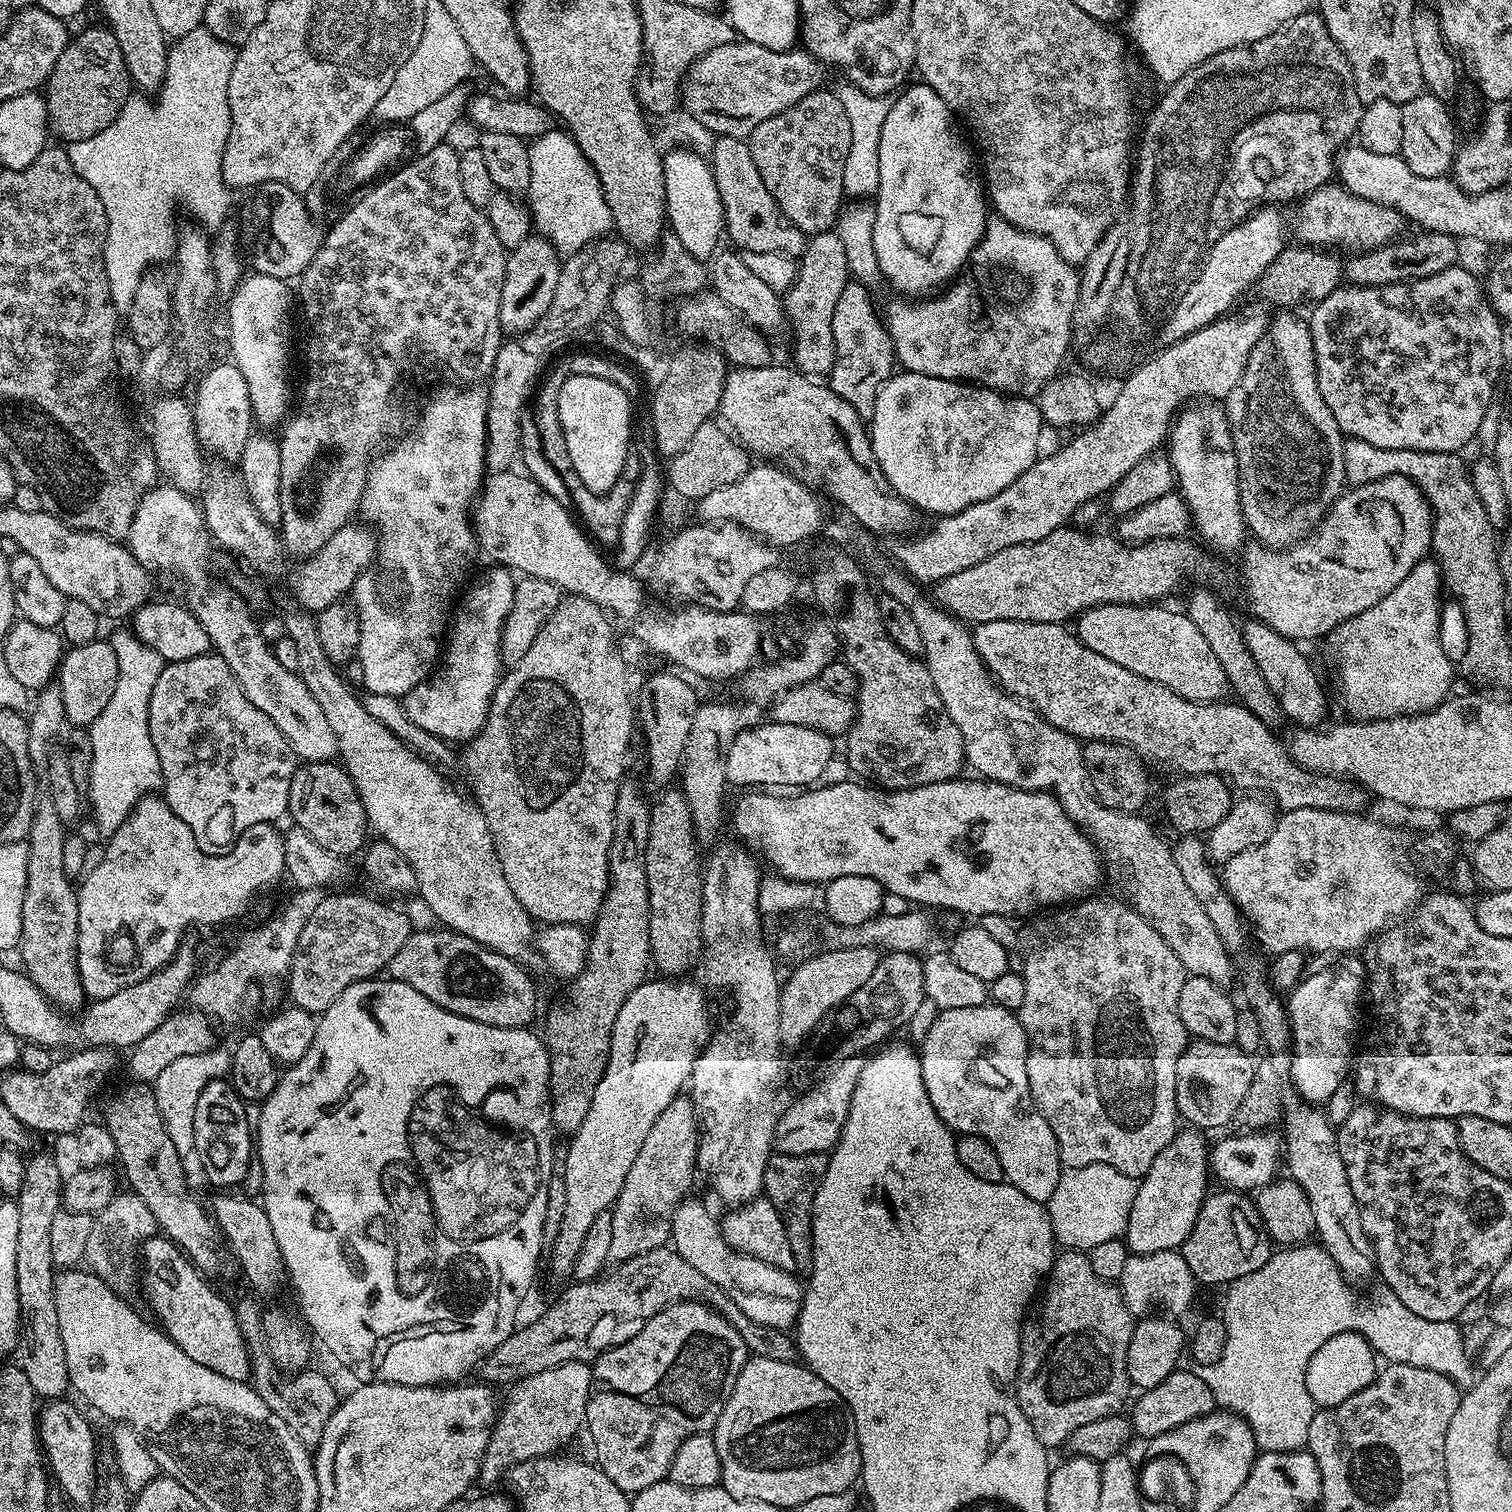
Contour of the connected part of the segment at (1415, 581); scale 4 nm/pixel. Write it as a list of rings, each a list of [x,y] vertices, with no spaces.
[[[1425,558],[1386,598],[1328,633],[1340,704],[1353,721],[1415,716],[1448,699],[1453,691],[1452,660],[1440,641],[1440,592],[1440,566]]]

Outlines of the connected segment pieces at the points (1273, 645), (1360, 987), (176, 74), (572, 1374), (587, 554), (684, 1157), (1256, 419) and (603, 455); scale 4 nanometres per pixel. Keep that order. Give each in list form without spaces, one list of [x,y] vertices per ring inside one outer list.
[[[1255,618],[1249,619],[1249,621],[1249,624],[1245,623],[1242,628],[1244,641],[1250,654],[1254,654],[1254,662],[1258,662],[1258,670],[1262,670],[1262,678],[1266,678],[1266,686],[1270,686],[1270,690],[1274,690],[1274,698],[1278,698],[1281,713],[1287,719],[1289,716],[1290,719],[1297,720],[1296,724],[1300,728],[1314,728],[1323,725],[1329,719],[1329,717],[1327,718],[1328,700],[1324,697],[1324,690],[1320,686],[1320,680],[1316,677],[1315,670],[1312,669],[1307,658],[1300,653],[1301,645],[1295,640],[1288,640],[1282,634],[1278,634],[1278,630],[1261,624]]]
[[[1344,958],[1341,964],[1332,964],[1329,968],[1324,968],[1321,972],[1316,972],[1313,976],[1305,975],[1294,988],[1291,989],[1290,995],[1287,997],[1286,1007],[1288,1010],[1288,1019],[1292,1026],[1292,1039],[1290,1041],[1291,1047],[1296,1047],[1296,1057],[1292,1060],[1292,1084],[1305,1096],[1305,1101],[1311,1102],[1313,1105],[1323,1105],[1330,1098],[1330,1094],[1334,1094],[1334,1090],[1338,1090],[1340,1083],[1346,1079],[1350,1072],[1350,1056],[1348,1060],[1348,1043],[1352,1040],[1352,1035],[1356,1032],[1356,1015],[1360,1012],[1360,1004],[1362,1008],[1362,993],[1366,988],[1366,977],[1364,975],[1364,965],[1359,959],[1348,960],[1352,958]]]
[[[203,26],[196,28],[190,35],[179,37],[169,47],[168,72],[164,76],[164,83],[158,89],[160,101],[157,102],[156,108],[148,101],[151,99],[145,98],[140,94],[133,95],[122,106],[118,118],[114,118],[114,122],[110,122],[106,126],[106,130],[102,130],[85,140],[73,140],[67,145],[66,151],[70,162],[74,166],[74,170],[78,170],[78,174],[82,174],[82,178],[86,178],[86,182],[90,182],[90,186],[94,186],[94,190],[98,194],[98,198],[102,198],[102,206],[106,210],[108,237],[104,243],[104,265],[106,266],[106,278],[110,282],[110,294],[112,295],[112,301],[114,302],[117,313],[127,313],[130,302],[134,298],[134,290],[138,290],[140,279],[144,276],[145,272],[149,271],[153,266],[160,266],[156,264],[162,263],[163,260],[171,261],[175,257],[178,243],[178,231],[176,232],[176,200],[184,200],[185,206],[205,224],[205,226],[203,225],[205,229],[213,228],[213,230],[219,230],[225,227],[227,220],[224,219],[227,218],[228,211],[232,208],[233,193],[222,178],[222,156],[228,136],[232,132],[232,119],[230,118],[230,106],[228,105],[228,87],[230,86],[230,70],[234,66],[235,61],[236,52],[233,45],[215,40],[208,32],[208,29]]]
[[[584,1360],[566,1362],[562,1366],[554,1366],[550,1370],[542,1370],[538,1374],[521,1376],[507,1389],[508,1397],[503,1397],[496,1423],[492,1425],[492,1433],[480,1463],[479,1483],[492,1484],[500,1480],[504,1472],[511,1470],[515,1464],[527,1465],[533,1460],[551,1457],[576,1431],[581,1431],[585,1423],[584,1415],[588,1405],[588,1395],[592,1385],[592,1364]]]
[[[516,470],[491,473],[483,481],[470,519],[479,551],[497,565],[555,584],[565,593],[584,596],[613,617],[632,620],[639,614],[644,604],[642,584],[640,589],[631,571],[619,571],[610,564],[608,568],[607,562],[596,553],[597,545],[585,535],[573,513],[556,502],[531,476],[519,476]]]
[[[679,1094],[666,1106],[666,1110],[662,1110],[662,1114],[654,1122],[650,1134],[646,1134],[646,1142],[642,1142],[642,1150],[638,1150],[638,1158],[634,1158],[634,1166],[630,1166],[630,1174],[626,1174],[626,1181],[611,1209],[609,1254],[611,1261],[629,1260],[640,1253],[661,1248],[669,1243],[676,1206],[681,1203],[682,1197],[685,1195],[685,1193],[683,1194],[684,1187],[691,1182],[692,1172],[697,1171],[695,1161],[697,1141],[698,1112],[693,1108],[693,1101],[687,1095]]]
[[[1284,312],[1281,316],[1276,316],[1265,327],[1262,338],[1250,350],[1250,358],[1244,367],[1244,373],[1236,389],[1228,393],[1226,397],[1226,415],[1232,430],[1232,443],[1236,449],[1236,461],[1239,466],[1240,478],[1240,508],[1244,511],[1244,522],[1249,533],[1252,532],[1259,543],[1272,550],[1283,550],[1291,548],[1293,544],[1300,543],[1315,529],[1316,525],[1324,519],[1324,513],[1331,508],[1334,501],[1338,499],[1340,493],[1345,491],[1346,477],[1344,475],[1344,442],[1345,437],[1340,431],[1338,422],[1334,422],[1334,414],[1330,414],[1330,406],[1322,398],[1318,390],[1318,378],[1316,377],[1316,355],[1312,345],[1312,335],[1308,332],[1308,325],[1303,319]]]
[[[570,375],[558,396],[558,418],[565,432],[570,462],[590,490],[609,492],[625,475],[628,443],[632,440],[633,401],[614,380]]]

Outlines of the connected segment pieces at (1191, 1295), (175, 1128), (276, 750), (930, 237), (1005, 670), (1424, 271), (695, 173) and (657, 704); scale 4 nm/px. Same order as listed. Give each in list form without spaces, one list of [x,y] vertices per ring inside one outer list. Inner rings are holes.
[[[1173,1250],[1145,1256],[1129,1255],[1126,1270],[1122,1270],[1118,1287],[1133,1317],[1144,1318],[1157,1310],[1163,1310],[1168,1314],[1186,1311],[1196,1296],[1198,1282],[1194,1274],[1190,1274],[1190,1266],[1186,1266],[1186,1258],[1182,1258],[1178,1250]]]
[[[227,1051],[203,1052],[193,1056],[180,1056],[154,1081],[154,1091],[158,1110],[162,1114],[162,1122],[166,1126],[166,1134],[170,1134],[170,1142],[174,1142],[174,1150],[182,1158],[191,1157],[194,1152],[194,1106],[198,1106],[198,1094],[211,1080],[221,1079],[229,1071],[230,1056]]]
[[[209,654],[198,658],[186,658],[185,660],[173,660],[165,663],[162,674],[158,674],[158,683],[154,685],[154,694],[150,694],[148,733],[154,742],[154,750],[158,754],[164,800],[170,806],[170,810],[174,810],[174,814],[178,814],[178,818],[182,818],[182,822],[186,822],[186,826],[190,826],[190,830],[201,846],[213,844],[216,847],[213,849],[227,849],[235,844],[243,832],[250,830],[250,826],[279,821],[279,816],[283,817],[287,813],[290,782],[298,767],[292,747],[286,742],[282,730],[278,730],[278,726],[274,726],[274,722],[270,722],[270,718],[266,718],[266,714],[262,714],[262,710],[258,710],[258,706],[254,706],[254,702],[250,702],[250,698],[246,698],[242,686],[234,678],[230,666],[226,666],[222,657]]]
[[[916,82],[913,88],[906,88],[895,97],[896,101],[891,101],[882,124],[878,146],[880,182],[874,193],[874,254],[878,256],[881,277],[885,281],[888,279],[900,291],[897,293],[916,298],[921,294],[943,289],[940,287],[951,276],[958,275],[963,264],[965,267],[971,261],[973,250],[984,237],[984,227],[990,219],[990,208],[982,195],[977,165],[976,168],[972,165],[972,152],[964,141],[965,133],[952,109],[926,83]]]
[[[999,620],[975,625],[970,633],[984,667],[1005,692],[1031,702],[1049,724],[1075,736],[1081,742],[1109,740],[1115,744],[1124,744],[1127,748],[1133,748],[1145,761],[1153,760],[1156,764],[1165,764],[1166,767],[1173,768],[1176,774],[1223,776],[1237,789],[1257,788],[1260,791],[1257,793],[1267,794],[1274,801],[1275,807],[1280,810],[1290,812],[1303,808],[1344,810],[1349,807],[1347,798],[1340,792],[1334,793],[1333,796],[1324,796],[1328,792],[1329,781],[1323,775],[1309,772],[1302,765],[1296,764],[1289,756],[1289,749],[1276,741],[1276,736],[1272,733],[1275,731],[1261,722],[1243,704],[1200,703],[1187,700],[1174,690],[1151,681],[1150,678],[1140,677],[1111,661],[1110,658],[1104,658],[1102,654],[1088,649],[1077,635],[1069,629],[1068,633],[1064,628],[1067,627],[1063,623]]]
[[[1421,231],[1413,240],[1402,240],[1396,238],[1391,243],[1384,244],[1380,248],[1369,251],[1361,251],[1353,255],[1353,260],[1346,264],[1347,279],[1352,280],[1353,285],[1373,284],[1401,284],[1407,280],[1418,278],[1430,278],[1439,272],[1453,267],[1457,263],[1456,255],[1459,254],[1461,246],[1455,236],[1446,233]]]
[[[674,148],[672,152],[663,155],[664,161],[664,185],[666,186],[665,215],[675,236],[682,246],[694,257],[709,259],[719,247],[718,238],[723,235],[724,211],[721,199],[718,196],[717,184],[714,182],[712,167],[709,161],[693,149]]]
[[[660,672],[657,676],[650,677],[645,682],[640,696],[638,692],[638,728],[639,731],[640,728],[644,731],[648,776],[654,783],[660,784],[659,786],[667,785],[671,781],[668,779],[675,772],[677,775],[678,767],[684,759],[684,740],[690,734],[690,722],[694,722],[698,707],[695,690],[683,680],[683,675],[672,672]]]

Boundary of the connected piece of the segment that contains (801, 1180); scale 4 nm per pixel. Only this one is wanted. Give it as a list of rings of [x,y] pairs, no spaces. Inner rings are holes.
[[[829,1153],[814,1154],[772,1154],[764,1171],[763,1195],[772,1203],[774,1210],[782,1218],[786,1230],[786,1242],[790,1242],[790,1252],[794,1254],[794,1266],[801,1277],[811,1276],[814,1270],[812,1257],[812,1211],[818,1186],[828,1169]]]

